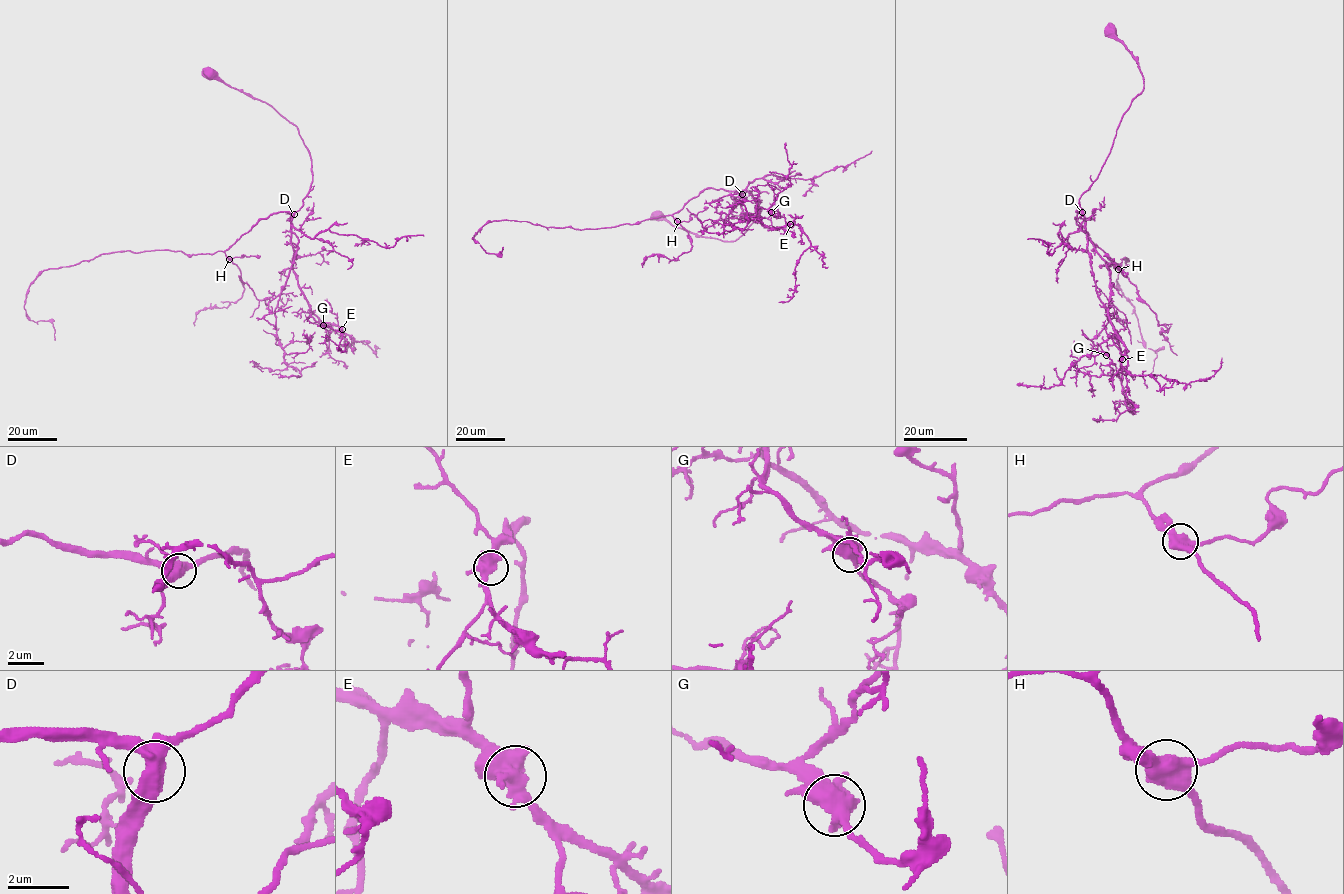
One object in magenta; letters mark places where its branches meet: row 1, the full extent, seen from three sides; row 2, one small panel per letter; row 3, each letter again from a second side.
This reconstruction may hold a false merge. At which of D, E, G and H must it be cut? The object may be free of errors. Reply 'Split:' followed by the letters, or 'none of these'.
Split: none of these

